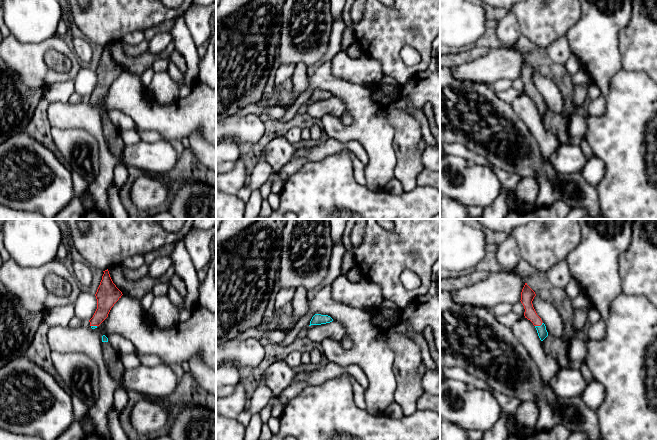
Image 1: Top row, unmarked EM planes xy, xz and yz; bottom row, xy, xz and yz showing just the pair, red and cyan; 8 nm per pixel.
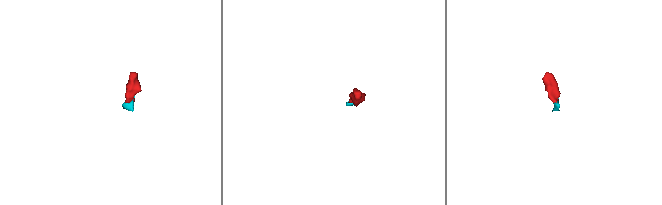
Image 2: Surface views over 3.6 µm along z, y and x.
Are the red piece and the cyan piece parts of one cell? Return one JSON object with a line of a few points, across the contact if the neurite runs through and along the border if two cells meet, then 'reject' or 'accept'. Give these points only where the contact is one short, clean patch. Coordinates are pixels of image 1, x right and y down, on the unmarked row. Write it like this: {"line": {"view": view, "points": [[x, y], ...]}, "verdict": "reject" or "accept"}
{"line": {"view": "yz", "points": [[527, 73], [530, 90], [539, 101], [541, 106]]}, "verdict": "accept"}

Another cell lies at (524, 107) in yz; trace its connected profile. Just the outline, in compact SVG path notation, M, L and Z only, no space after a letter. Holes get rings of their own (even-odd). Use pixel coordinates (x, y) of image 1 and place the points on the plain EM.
M524 94L515 98L510 105L514 113L536 138L542 158L549 159L561 143L558 140L553 140L549 135L533 99Z

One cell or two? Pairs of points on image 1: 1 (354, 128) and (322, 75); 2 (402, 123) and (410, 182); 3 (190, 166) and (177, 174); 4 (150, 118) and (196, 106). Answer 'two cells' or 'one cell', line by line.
1: one cell
2: one cell
3: one cell
4: one cell

